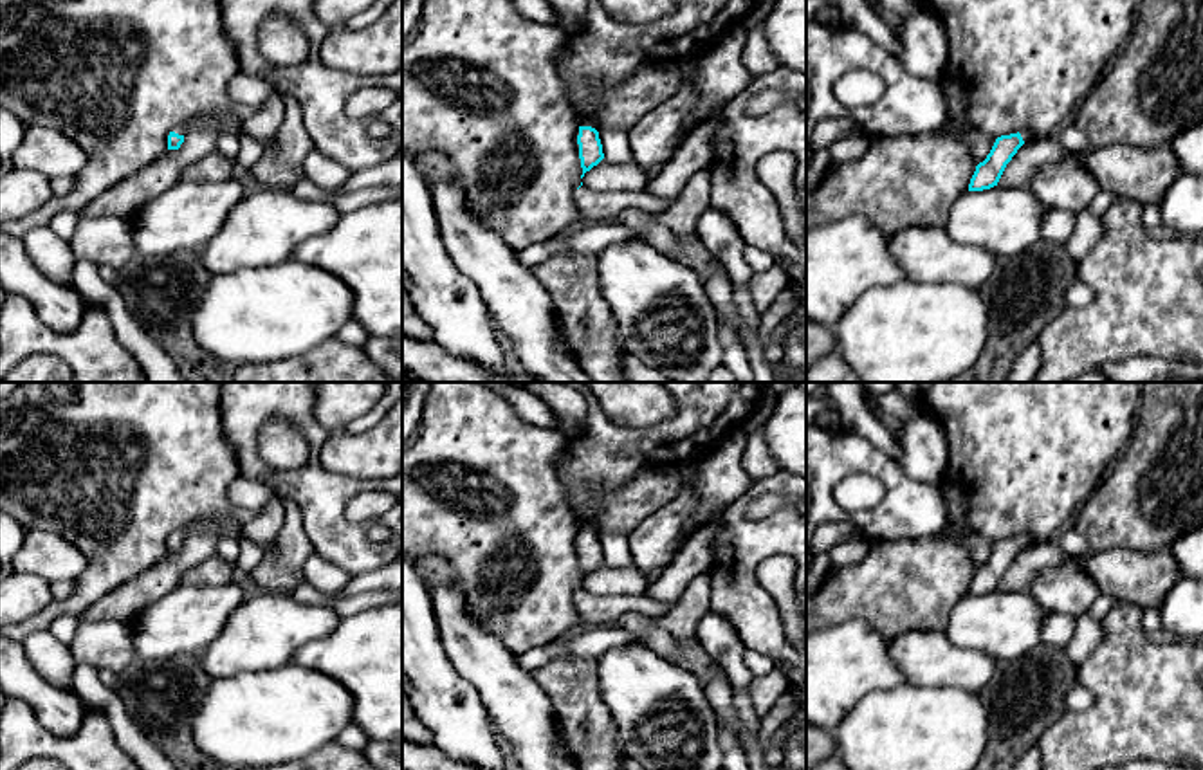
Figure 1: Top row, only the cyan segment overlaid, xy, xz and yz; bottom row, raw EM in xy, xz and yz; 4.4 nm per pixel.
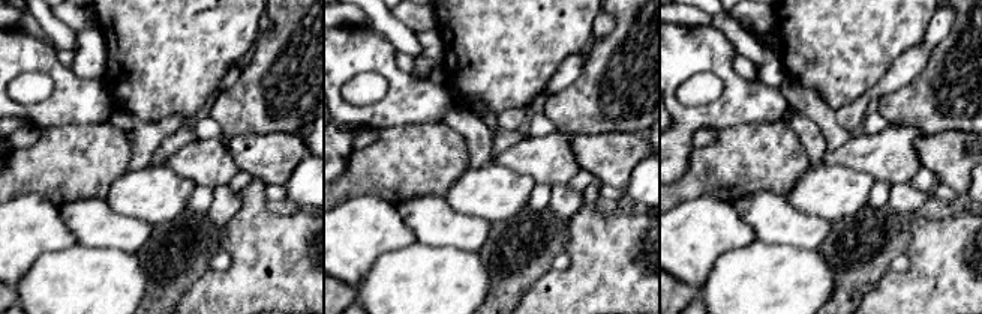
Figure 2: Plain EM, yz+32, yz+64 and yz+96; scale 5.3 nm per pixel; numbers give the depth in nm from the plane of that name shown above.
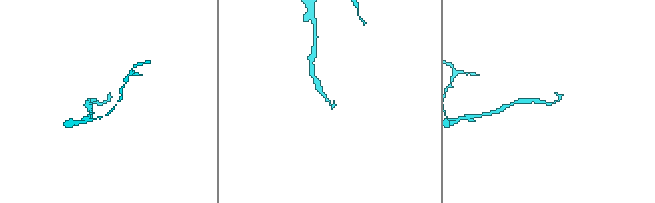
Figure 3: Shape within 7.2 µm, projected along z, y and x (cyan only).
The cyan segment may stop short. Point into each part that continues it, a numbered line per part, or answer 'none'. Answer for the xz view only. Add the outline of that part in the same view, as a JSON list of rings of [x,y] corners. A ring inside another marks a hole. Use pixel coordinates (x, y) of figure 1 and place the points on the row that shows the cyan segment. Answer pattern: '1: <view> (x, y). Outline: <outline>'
1: xz (594, 208). Outline: [[[584,184],[575,191],[575,204],[584,224],[617,222],[626,209],[640,209],[651,215],[664,213],[673,202],[644,191],[617,191],[597,195]]]

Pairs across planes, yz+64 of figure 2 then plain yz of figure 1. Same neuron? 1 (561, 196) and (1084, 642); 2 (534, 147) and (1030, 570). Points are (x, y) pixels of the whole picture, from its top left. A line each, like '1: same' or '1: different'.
1: same
2: different

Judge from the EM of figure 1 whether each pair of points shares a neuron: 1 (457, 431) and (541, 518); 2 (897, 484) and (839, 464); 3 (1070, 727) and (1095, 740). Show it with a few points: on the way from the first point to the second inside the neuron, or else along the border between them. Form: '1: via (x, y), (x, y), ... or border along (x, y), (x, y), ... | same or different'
1: via (478, 453), (520, 496) | same
2: via (882, 469), (877, 464), (854, 464) | same
3: via (1075, 733), (1083, 740), (1090, 740) | same

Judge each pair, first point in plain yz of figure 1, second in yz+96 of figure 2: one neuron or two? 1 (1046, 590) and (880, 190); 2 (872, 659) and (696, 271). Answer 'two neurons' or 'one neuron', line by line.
1: two neurons
2: one neuron

